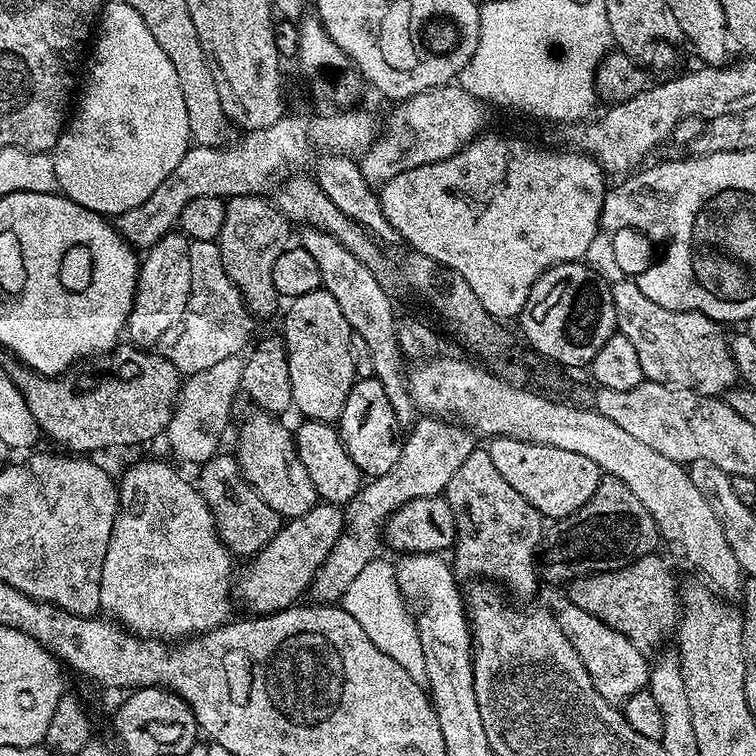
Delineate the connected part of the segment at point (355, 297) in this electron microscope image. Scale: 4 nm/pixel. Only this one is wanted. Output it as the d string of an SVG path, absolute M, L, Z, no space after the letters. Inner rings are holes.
M305 227L298 240L299 247L310 250L314 262L318 262L318 270L322 270L322 288L329 292L338 302L338 310L346 318L355 335L360 336L370 346L370 358L374 361L372 376L382 382L382 390L386 390L386 398L394 406L394 412L401 426L408 426L417 419L418 409L412 400L412 389L408 386L405 357L400 351L396 337L397 313L392 313L392 304L388 301L385 285L374 278L374 274L338 238L326 234L322 229Z

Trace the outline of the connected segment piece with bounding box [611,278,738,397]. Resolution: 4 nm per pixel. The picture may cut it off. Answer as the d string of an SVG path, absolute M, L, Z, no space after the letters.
M620 278L611 285L619 335L630 338L646 380L689 388L703 396L719 397L737 383L738 373L729 337L719 323L701 312L666 310L650 302L635 279Z

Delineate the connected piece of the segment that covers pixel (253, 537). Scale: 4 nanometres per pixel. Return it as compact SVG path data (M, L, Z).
M217 454L211 456L199 469L199 491L202 493L212 517L216 520L216 530L220 541L227 546L233 557L251 558L274 538L282 527L282 518L252 489L252 485L242 478L240 461L235 455Z

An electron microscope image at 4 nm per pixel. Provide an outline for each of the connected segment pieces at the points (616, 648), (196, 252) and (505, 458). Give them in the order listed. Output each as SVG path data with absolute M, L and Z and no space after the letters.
M565 603L565 608L558 612L560 629L578 652L582 666L594 682L594 690L602 694L608 703L616 706L629 700L636 692L642 692L648 686L650 660L641 649L635 648L618 630L604 624L594 614L582 610L576 604Z
M193 240L190 255L193 285L204 284L204 292L197 291L189 296L182 318L178 318L178 322L174 322L174 326L162 334L158 345L159 355L166 357L185 377L210 370L210 366L218 366L222 358L240 356L249 347L248 335L254 323L244 304L243 294L222 266L219 243L214 240Z
M498 436L487 441L490 459L498 474L539 510L545 518L559 518L574 514L594 494L601 478L601 470L590 458L574 454L574 450L562 450L553 444L535 444L529 440L515 440L513 436Z

